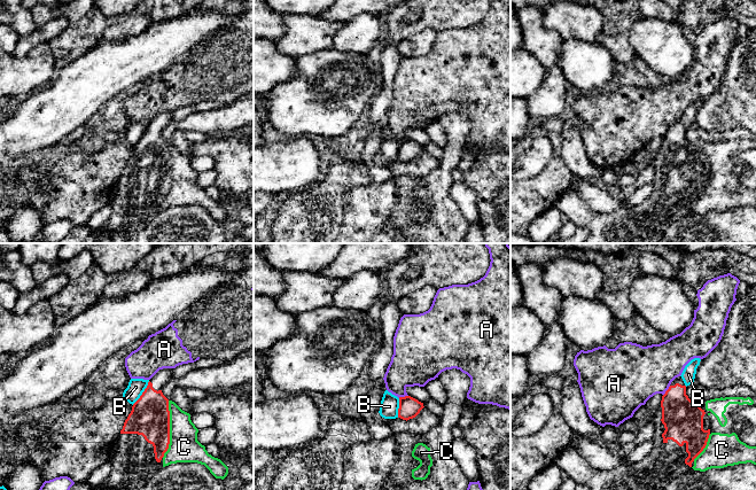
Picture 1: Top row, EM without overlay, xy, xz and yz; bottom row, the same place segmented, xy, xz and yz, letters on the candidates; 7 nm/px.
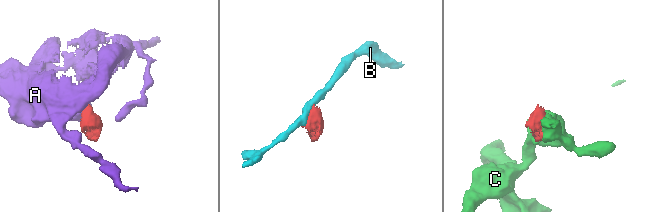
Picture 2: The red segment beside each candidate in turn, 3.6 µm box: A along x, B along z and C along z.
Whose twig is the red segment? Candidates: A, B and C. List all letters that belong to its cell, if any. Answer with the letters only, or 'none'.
none

